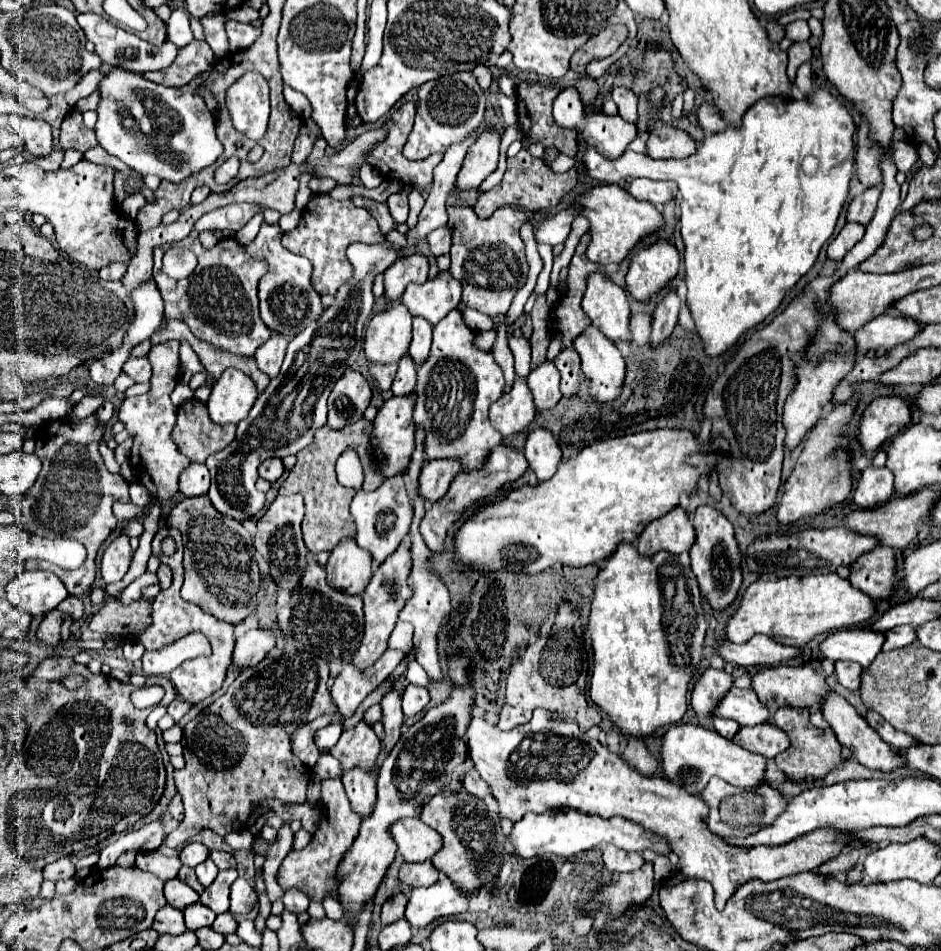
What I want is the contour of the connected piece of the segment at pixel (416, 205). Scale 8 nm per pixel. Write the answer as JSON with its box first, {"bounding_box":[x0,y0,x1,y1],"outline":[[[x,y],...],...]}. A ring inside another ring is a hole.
{"bounding_box":[407,189,425,227],"outline":[[[409,189],[409,219],[407,219],[407,225],[413,227],[417,223],[417,217],[419,217],[419,211],[423,209],[423,203],[425,199],[421,197],[421,193],[417,189]]]}

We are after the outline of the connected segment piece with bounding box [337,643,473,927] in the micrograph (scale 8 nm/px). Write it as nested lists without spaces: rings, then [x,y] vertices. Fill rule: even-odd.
[[[453,643],[447,645],[451,651],[449,659],[449,677],[457,683],[451,691],[449,699],[441,705],[429,709],[423,719],[407,729],[407,733],[397,741],[389,757],[383,761],[379,779],[377,779],[377,803],[369,817],[363,819],[357,839],[353,841],[351,849],[345,853],[337,877],[339,877],[339,903],[349,915],[349,925],[357,925],[357,915],[363,907],[375,897],[387,867],[395,859],[397,845],[389,835],[389,825],[403,817],[417,817],[421,803],[431,799],[441,789],[459,789],[461,775],[469,771],[471,759],[467,757],[467,743],[465,743],[465,727],[471,719],[471,705],[473,705],[473,691],[467,679],[467,653],[459,653]]]

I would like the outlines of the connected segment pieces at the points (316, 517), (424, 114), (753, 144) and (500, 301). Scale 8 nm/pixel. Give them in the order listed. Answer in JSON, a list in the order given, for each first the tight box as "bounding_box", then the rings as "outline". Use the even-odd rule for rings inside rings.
[{"bounding_box":[279,419,385,555],"outline":[[[361,419],[353,425],[347,425],[343,429],[331,429],[329,425],[317,429],[313,443],[309,447],[305,447],[305,451],[297,453],[295,467],[289,471],[287,479],[279,487],[279,493],[283,493],[283,495],[291,495],[291,493],[299,493],[299,491],[303,493],[305,507],[307,507],[305,519],[303,519],[303,539],[305,539],[307,549],[315,555],[321,551],[331,551],[343,537],[353,537],[353,533],[355,533],[355,521],[349,511],[355,489],[347,489],[347,487],[339,485],[337,475],[335,475],[335,461],[341,455],[341,451],[345,451],[349,445],[357,447],[361,463],[365,467],[365,481],[363,481],[365,491],[373,491],[385,481],[383,465],[373,455],[371,431],[373,431],[373,425],[371,425],[371,421],[365,421],[365,419]]]},{"bounding_box":[403,73,485,159],"outline":[[[453,73],[441,79],[433,79],[417,87],[417,115],[415,127],[405,143],[403,155],[407,159],[425,159],[431,153],[447,151],[453,143],[467,139],[481,123],[485,115],[485,93],[471,73]]]},{"bounding_box":[583,87,857,357],"outline":[[[817,87],[813,91],[811,97],[807,99],[783,99],[783,97],[763,97],[759,99],[755,105],[751,105],[747,109],[747,113],[741,119],[741,125],[729,125],[725,129],[725,133],[713,133],[709,137],[705,137],[699,145],[695,155],[687,157],[687,159],[669,159],[669,161],[653,161],[651,157],[643,155],[643,153],[635,153],[635,151],[625,151],[621,157],[617,159],[607,159],[603,157],[595,147],[585,147],[583,151],[583,163],[587,167],[587,173],[597,179],[599,183],[619,183],[621,179],[631,179],[631,177],[649,177],[649,179],[671,179],[678,186],[679,195],[681,195],[681,237],[685,241],[685,281],[687,281],[687,305],[693,313],[695,319],[695,327],[697,333],[701,335],[703,343],[705,343],[705,351],[707,355],[715,357],[725,353],[747,329],[759,325],[767,315],[771,315],[783,301],[785,293],[811,269],[811,265],[815,263],[819,249],[823,247],[823,243],[833,235],[837,217],[843,209],[843,205],[849,201],[849,183],[853,177],[853,169],[855,169],[855,145],[853,145],[853,135],[855,135],[857,127],[853,121],[853,115],[849,113],[849,109],[845,107],[845,103],[841,103],[839,97],[833,97],[825,87]],[[807,155],[815,155],[821,161],[819,173],[813,177],[805,177],[805,173],[801,171],[801,163]]]},{"bounding_box":[447,205,529,317],"outline":[[[449,205],[447,215],[447,227],[453,239],[449,271],[463,285],[461,303],[489,317],[505,315],[515,293],[525,285],[529,273],[523,239],[519,235],[521,223],[527,221],[527,215],[521,209],[509,205],[499,207],[489,219],[477,217],[473,207],[467,205]]]}]

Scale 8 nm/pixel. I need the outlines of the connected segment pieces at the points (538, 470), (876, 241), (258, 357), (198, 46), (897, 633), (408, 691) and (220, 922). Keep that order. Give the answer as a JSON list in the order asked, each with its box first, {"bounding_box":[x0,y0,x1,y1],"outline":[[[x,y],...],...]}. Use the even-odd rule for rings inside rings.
[{"bounding_box":[525,427,561,481],"outline":[[[537,427],[527,433],[525,457],[529,461],[529,467],[539,477],[539,481],[545,481],[555,475],[557,463],[561,461],[561,449],[549,429]]]},{"bounding_box":[835,157,901,279],"outline":[[[889,157],[883,159],[881,167],[883,167],[883,193],[881,193],[877,211],[875,211],[871,223],[867,225],[865,237],[845,255],[839,271],[835,273],[835,279],[843,277],[849,267],[857,267],[863,259],[867,259],[869,255],[873,255],[873,251],[883,243],[885,233],[887,233],[887,229],[889,229],[895,213],[897,213],[897,207],[901,203],[901,199],[899,199],[899,183],[895,181],[897,167],[891,163]]]},{"bounding_box":[255,333,287,377],"outline":[[[273,333],[269,337],[267,343],[263,343],[257,351],[255,351],[255,361],[257,367],[267,373],[269,377],[277,377],[283,357],[285,357],[285,349],[287,349],[287,337],[281,333]]]},{"bounding_box":[145,41,213,87],"outline":[[[191,41],[181,49],[181,55],[163,71],[147,73],[145,77],[151,81],[157,81],[161,85],[169,87],[183,87],[187,85],[195,75],[201,75],[211,69],[213,65],[213,51],[207,45],[207,41]]]},{"bounding_box":[883,625,915,651],"outline":[[[901,625],[901,627],[893,627],[889,631],[885,631],[885,643],[883,643],[883,651],[891,651],[891,649],[899,649],[905,647],[909,643],[913,643],[915,637],[915,629],[909,625]]]},{"bounding_box":[401,685,429,717],"outline":[[[407,685],[401,697],[403,697],[403,713],[405,713],[405,717],[417,715],[429,703],[427,689],[419,687],[419,685]]]},{"bounding_box":[211,913,237,935],"outline":[[[221,913],[221,915],[217,915],[217,919],[215,919],[215,923],[211,927],[213,927],[213,931],[217,931],[221,935],[229,935],[229,933],[235,933],[237,921],[233,919],[231,913]]]}]

